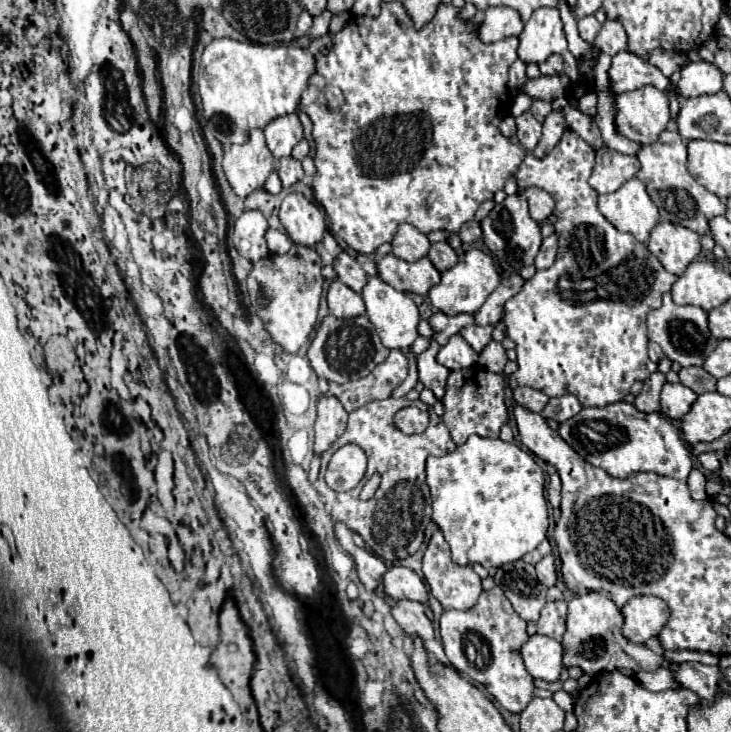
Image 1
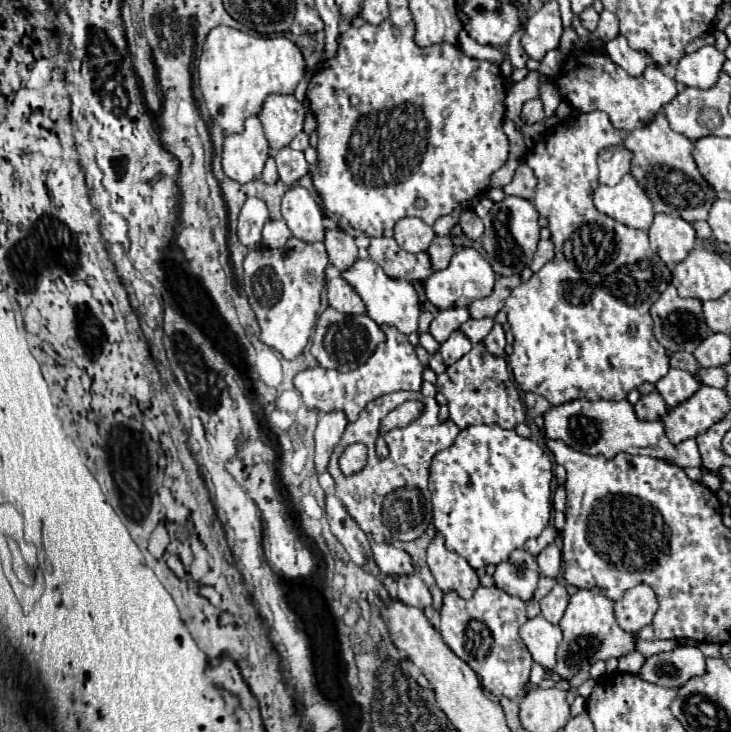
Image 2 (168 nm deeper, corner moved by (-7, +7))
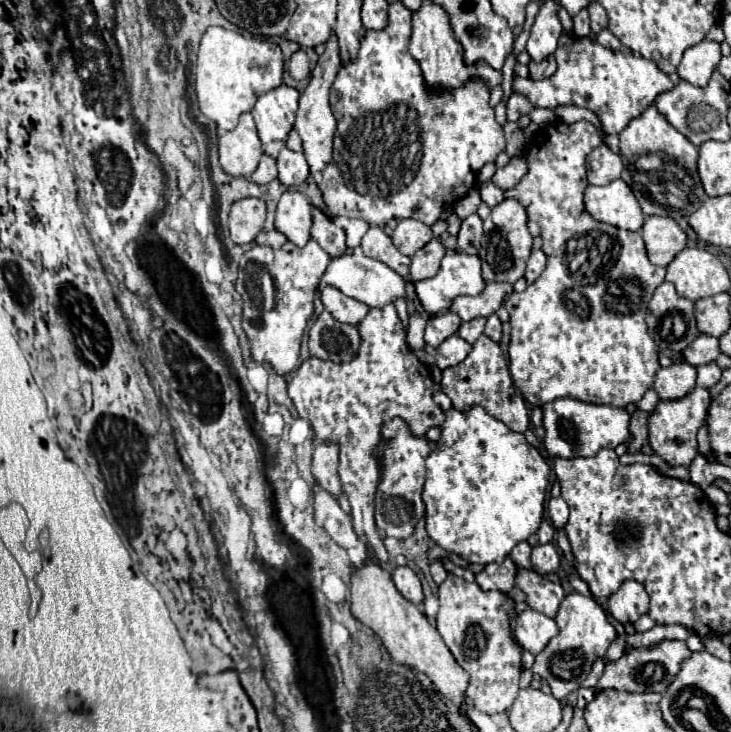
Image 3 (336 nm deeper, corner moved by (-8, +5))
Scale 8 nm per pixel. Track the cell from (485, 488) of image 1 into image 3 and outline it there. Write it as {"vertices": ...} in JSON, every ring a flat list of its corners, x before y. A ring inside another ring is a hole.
{"vertices":[[472,407,468,413,456,409,446,411,438,447,426,459,426,529,434,543,456,553,468,563,502,563,510,551,538,531,544,513,544,499,550,479,550,467,544,457,528,445,522,433,508,429,502,421,490,417,482,407]]}

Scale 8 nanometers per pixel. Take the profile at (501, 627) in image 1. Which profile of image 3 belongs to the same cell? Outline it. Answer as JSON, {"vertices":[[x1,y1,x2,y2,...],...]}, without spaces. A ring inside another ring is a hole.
{"vertices":[[452,573,440,585,438,599,438,633,452,651,454,659,460,663,460,667,466,669,472,677,466,691,468,701,476,711,488,715,508,711,518,697,518,677,522,673,522,647,514,641,510,629,514,599,500,591,482,591,476,583,468,583]]}

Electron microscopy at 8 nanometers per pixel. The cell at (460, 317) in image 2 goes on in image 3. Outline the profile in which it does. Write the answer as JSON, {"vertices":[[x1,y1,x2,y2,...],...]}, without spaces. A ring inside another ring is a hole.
{"vertices":[[444,311,444,313,438,313,434,317,430,317,428,325,426,325,426,345,430,347,438,347,444,339,448,339,450,335,454,335,460,327,462,319,452,313,452,311]]}

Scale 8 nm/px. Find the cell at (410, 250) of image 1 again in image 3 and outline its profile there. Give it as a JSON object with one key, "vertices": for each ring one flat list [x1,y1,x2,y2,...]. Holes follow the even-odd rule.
{"vertices":[[402,219,394,233,392,233,392,241,394,245,404,253,404,255,414,255,416,251,420,251,430,239,432,239,432,229,428,225,424,225,422,221,416,219]]}

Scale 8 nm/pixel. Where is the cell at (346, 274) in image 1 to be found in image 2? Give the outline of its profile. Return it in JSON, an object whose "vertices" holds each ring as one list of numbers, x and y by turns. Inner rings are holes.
{"vertices":[[325,229,325,249,329,255,329,261,337,269,347,269,357,261,357,245,351,235,347,235,341,229]]}

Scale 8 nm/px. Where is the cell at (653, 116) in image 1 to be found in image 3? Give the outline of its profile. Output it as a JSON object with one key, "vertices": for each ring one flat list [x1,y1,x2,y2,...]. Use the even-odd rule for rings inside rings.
{"vertices":[[562,35,558,41,558,49,554,53,558,69,552,77,534,81,530,77,522,79,514,75,512,91,526,95,534,107,548,107,554,109,558,105,578,105,590,109,602,121,602,129,610,133,620,133,632,119,640,117,660,93,666,93,674,87,670,77,660,71,652,61,624,49,624,51,610,51,596,43,590,37,570,37]]}

